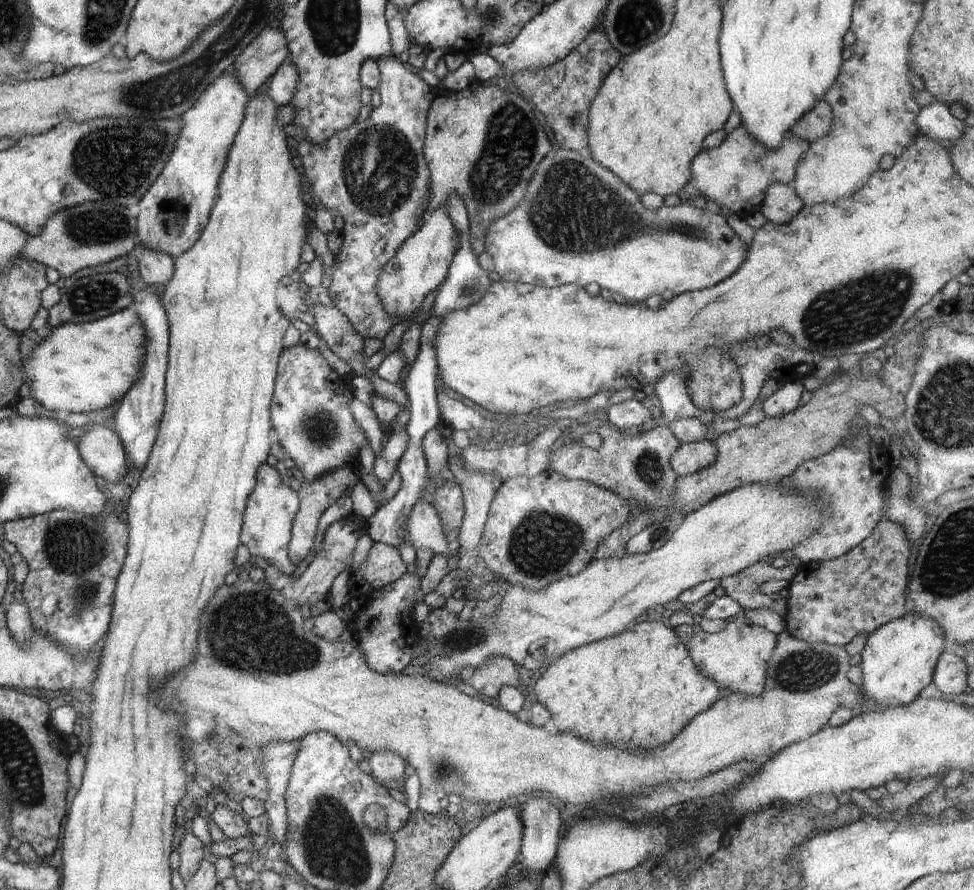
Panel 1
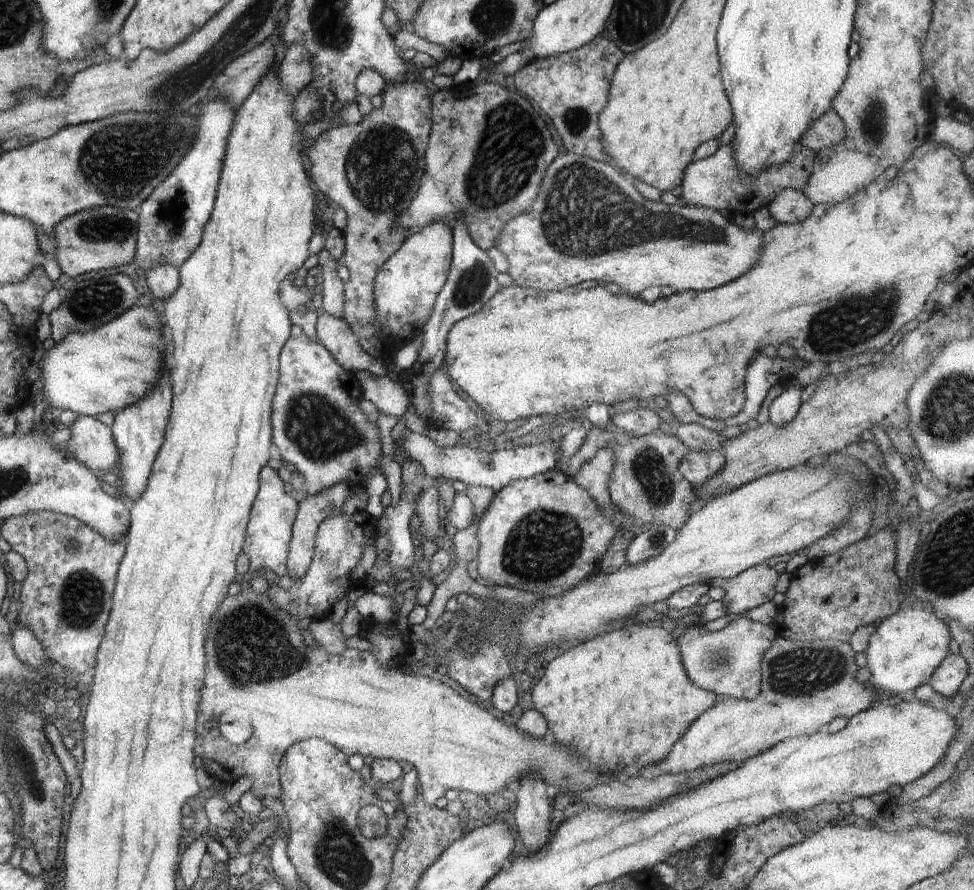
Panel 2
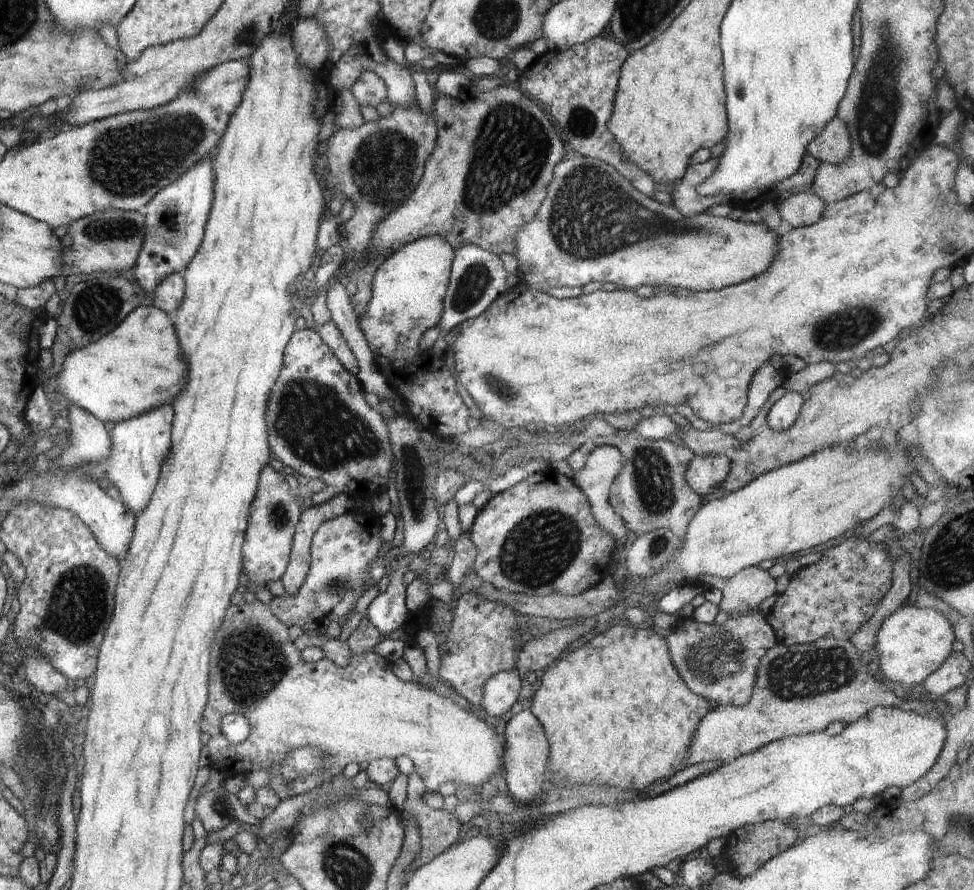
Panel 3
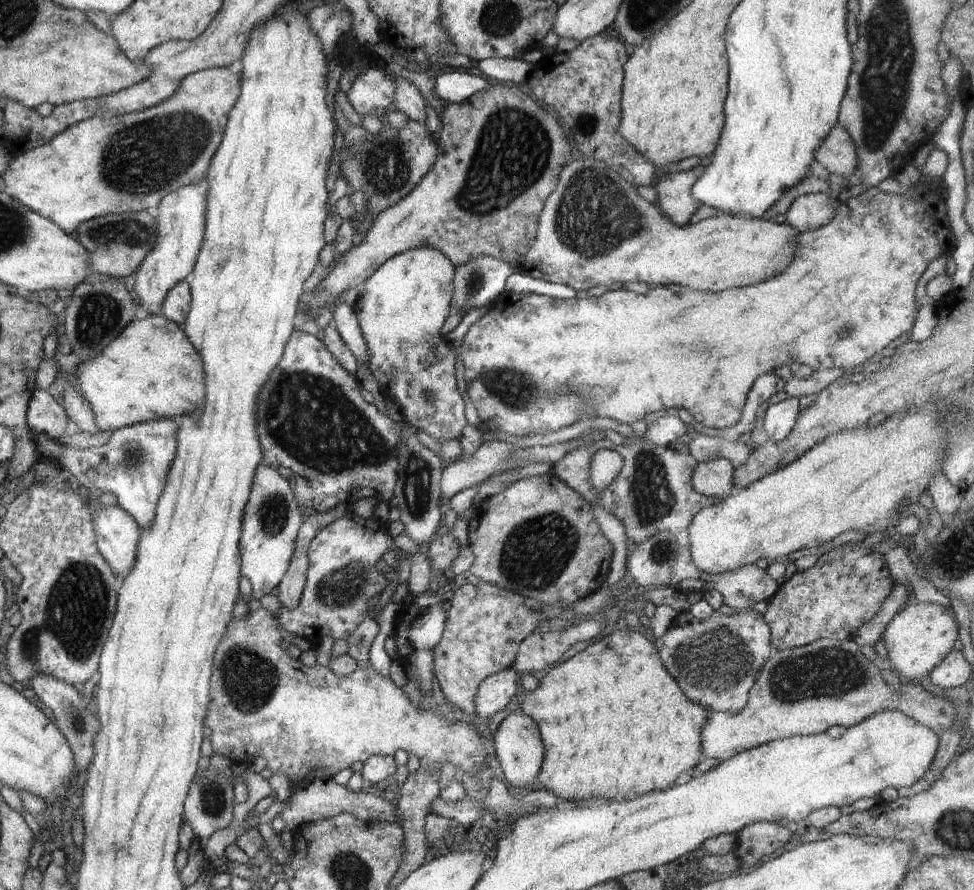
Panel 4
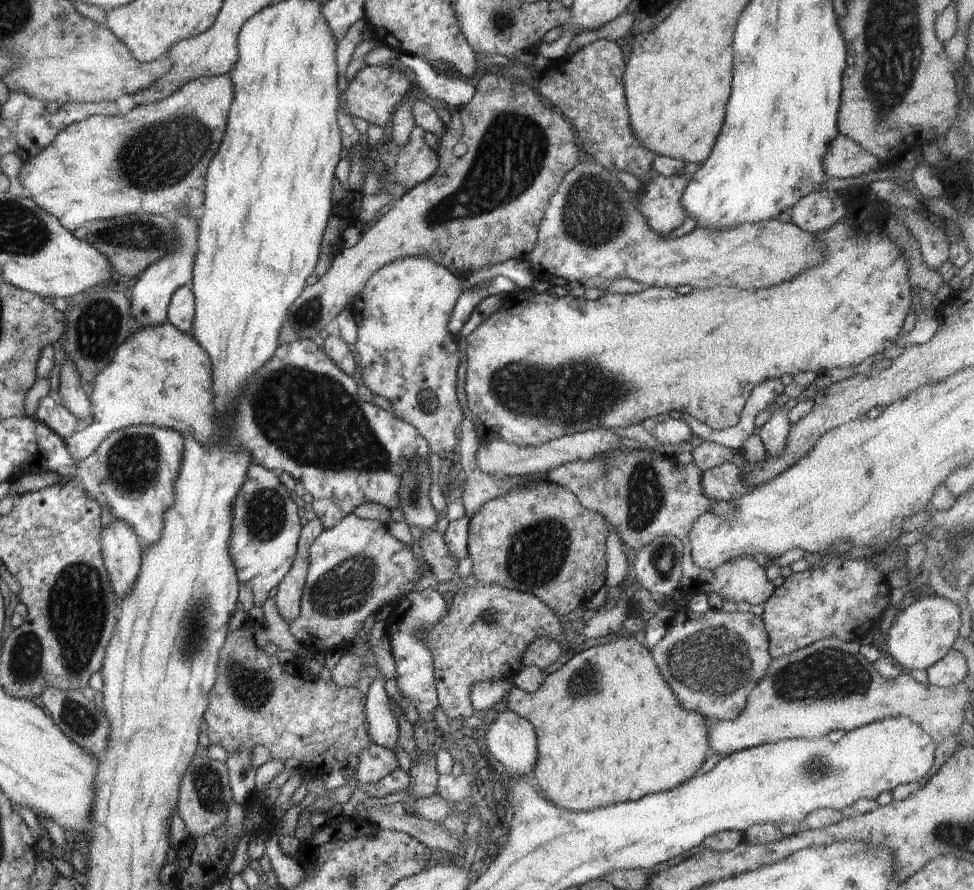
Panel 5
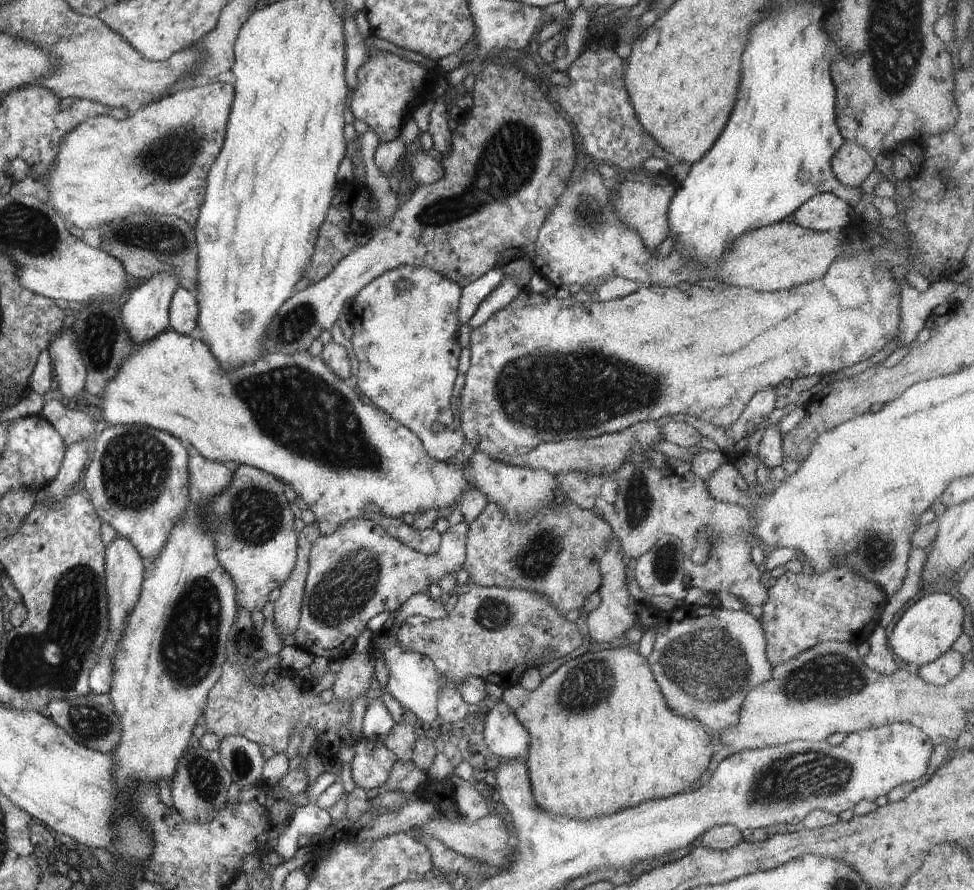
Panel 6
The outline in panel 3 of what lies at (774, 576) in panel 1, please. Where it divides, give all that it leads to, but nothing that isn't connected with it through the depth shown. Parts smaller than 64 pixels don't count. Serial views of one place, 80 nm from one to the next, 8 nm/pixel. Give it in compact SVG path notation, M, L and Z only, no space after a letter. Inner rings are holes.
M758 565L741 570L730 578L700 575L693 582L675 582L677 587L692 584L703 588L718 588L723 597L719 610L727 614L749 612L758 608L766 598L779 594L776 590L776 579L771 577L767 570Z

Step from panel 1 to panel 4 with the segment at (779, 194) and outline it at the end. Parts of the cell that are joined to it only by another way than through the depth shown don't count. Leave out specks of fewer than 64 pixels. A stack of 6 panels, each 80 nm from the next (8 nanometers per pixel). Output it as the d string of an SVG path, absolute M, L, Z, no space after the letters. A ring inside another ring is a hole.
M826 193L799 196L787 211L786 222L800 233L820 228L833 219L840 203Z

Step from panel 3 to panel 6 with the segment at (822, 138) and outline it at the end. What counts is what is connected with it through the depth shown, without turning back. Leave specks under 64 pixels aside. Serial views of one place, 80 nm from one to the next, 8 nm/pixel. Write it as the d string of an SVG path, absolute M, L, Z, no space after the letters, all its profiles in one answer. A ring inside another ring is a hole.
M844 139L830 160L834 177L848 188L860 189L862 182L876 168L874 154L859 141Z

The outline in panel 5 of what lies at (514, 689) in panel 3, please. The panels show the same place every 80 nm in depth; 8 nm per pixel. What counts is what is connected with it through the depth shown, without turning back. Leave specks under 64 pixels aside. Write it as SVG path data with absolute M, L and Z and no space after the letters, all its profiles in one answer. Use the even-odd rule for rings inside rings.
M498 678L498 680L482 681L472 686L470 701L475 710L483 713L491 710L502 699L508 696L508 690L515 684L508 678Z

